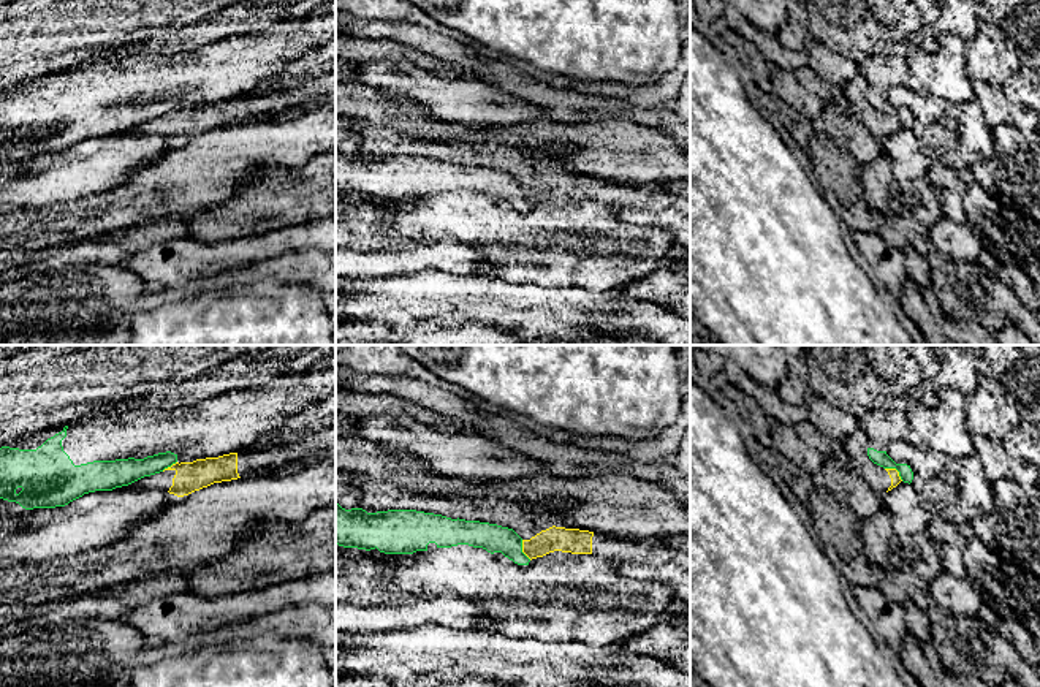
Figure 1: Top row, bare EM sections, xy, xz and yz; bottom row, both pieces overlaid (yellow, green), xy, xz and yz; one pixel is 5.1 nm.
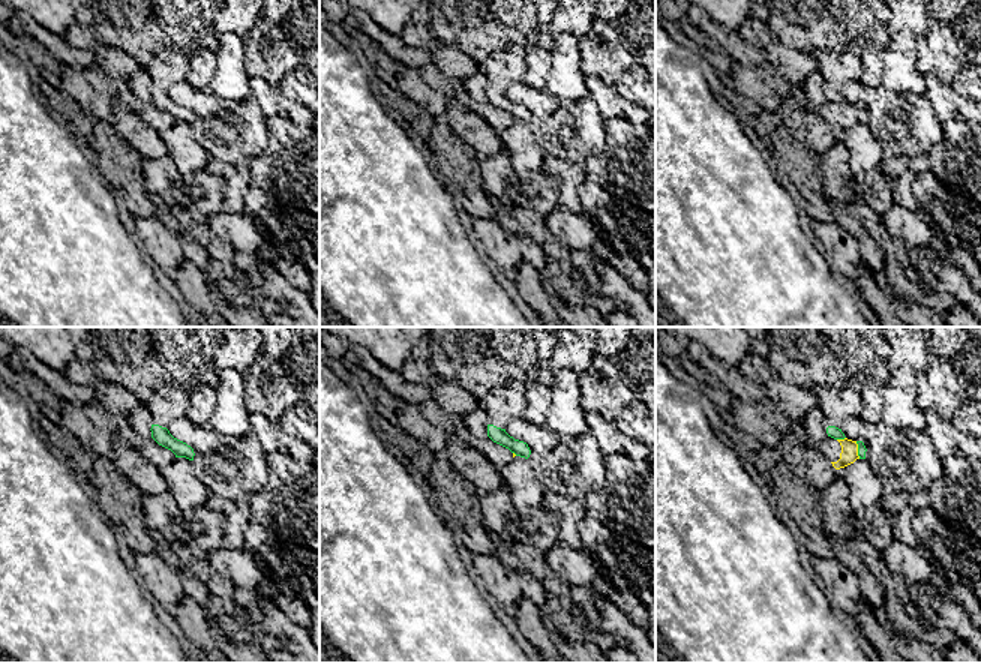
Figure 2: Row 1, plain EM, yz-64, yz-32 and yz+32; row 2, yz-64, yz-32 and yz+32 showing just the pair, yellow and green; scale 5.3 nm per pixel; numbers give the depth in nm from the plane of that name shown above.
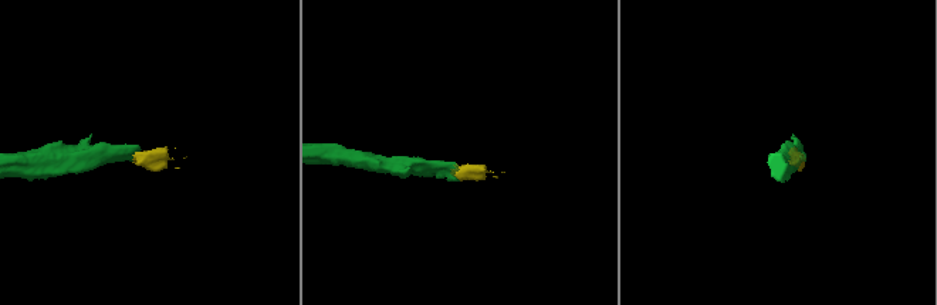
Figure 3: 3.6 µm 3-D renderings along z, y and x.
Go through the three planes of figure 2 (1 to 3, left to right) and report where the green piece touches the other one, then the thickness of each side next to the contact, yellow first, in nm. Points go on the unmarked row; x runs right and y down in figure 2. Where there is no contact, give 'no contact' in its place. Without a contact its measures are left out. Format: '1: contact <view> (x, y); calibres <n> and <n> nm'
1: no contact
2: no contact
3: contact yz+32 (840, 104); calibres 100 and 70 nm

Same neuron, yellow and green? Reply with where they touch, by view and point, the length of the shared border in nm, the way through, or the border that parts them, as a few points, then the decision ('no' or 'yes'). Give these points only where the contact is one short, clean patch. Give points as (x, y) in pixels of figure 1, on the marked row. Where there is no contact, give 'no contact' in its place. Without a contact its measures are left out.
yz (896, 470) | 120 nm | along yz (885, 467), (893, 467), (903, 480) | no

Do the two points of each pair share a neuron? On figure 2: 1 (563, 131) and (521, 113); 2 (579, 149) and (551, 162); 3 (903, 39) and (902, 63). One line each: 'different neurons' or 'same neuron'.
1: different neurons
2: different neurons
3: same neuron

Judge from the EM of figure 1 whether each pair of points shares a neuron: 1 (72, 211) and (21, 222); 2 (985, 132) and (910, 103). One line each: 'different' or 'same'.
1: same
2: same

